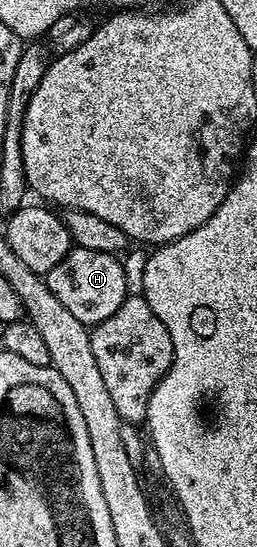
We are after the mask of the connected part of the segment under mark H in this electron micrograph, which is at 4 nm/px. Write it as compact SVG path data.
M73 246L66 254L66 258L62 258L62 262L58 262L58 266L54 266L54 270L48 272L46 279L50 286L50 294L54 294L54 298L58 298L58 302L62 302L62 306L66 306L66 310L70 310L74 318L78 318L78 322L86 326L106 322L106 318L110 318L110 314L114 314L114 310L118 310L118 306L122 306L122 302L130 295L128 276L120 265L120 259L119 255L111 256Z

